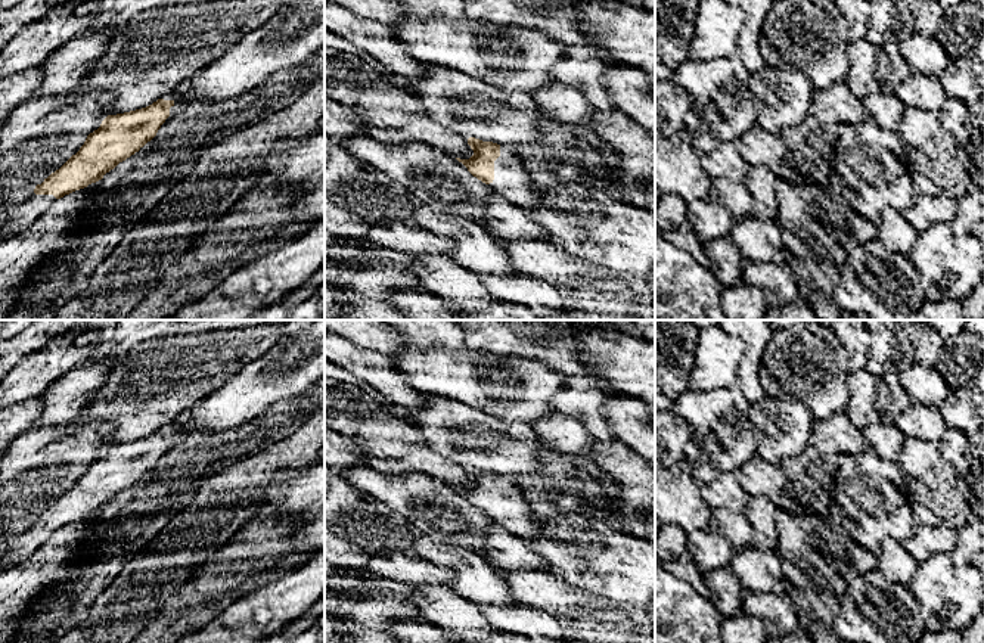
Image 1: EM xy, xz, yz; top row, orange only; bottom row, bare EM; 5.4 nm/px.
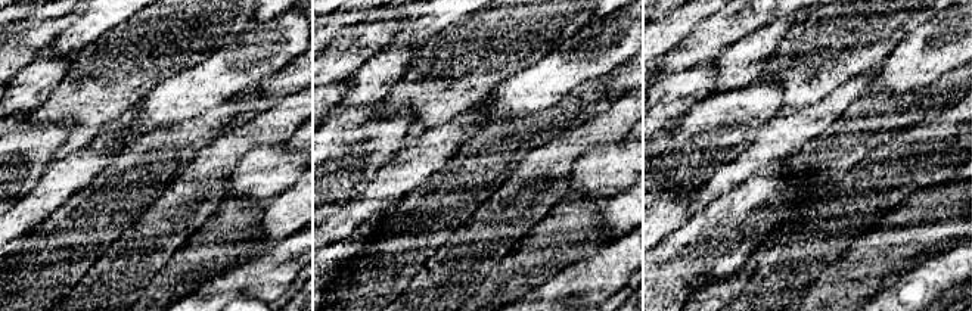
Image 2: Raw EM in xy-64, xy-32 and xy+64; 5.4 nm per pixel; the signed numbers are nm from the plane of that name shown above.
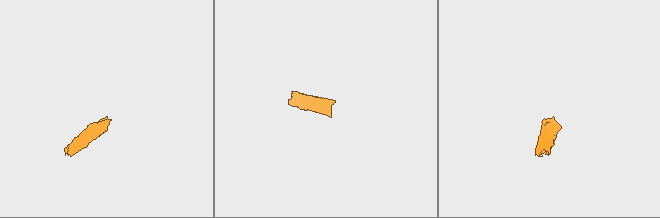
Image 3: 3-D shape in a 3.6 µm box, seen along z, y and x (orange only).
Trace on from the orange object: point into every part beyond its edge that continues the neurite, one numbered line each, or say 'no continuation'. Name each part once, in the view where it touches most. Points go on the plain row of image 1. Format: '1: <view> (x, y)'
1: xy (22, 546)
2: xz (512, 512)

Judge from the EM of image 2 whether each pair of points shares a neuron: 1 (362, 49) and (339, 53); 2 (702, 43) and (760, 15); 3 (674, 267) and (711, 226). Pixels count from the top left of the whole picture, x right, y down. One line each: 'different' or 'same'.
1: same
2: same
3: same

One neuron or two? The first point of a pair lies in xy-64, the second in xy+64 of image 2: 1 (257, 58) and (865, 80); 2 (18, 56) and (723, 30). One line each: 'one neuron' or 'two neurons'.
1: two neurons
2: one neuron

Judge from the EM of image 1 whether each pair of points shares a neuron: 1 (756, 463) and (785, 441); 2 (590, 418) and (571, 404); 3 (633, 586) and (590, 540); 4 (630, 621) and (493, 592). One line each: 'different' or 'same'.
1: different
2: same
3: same
4: different

